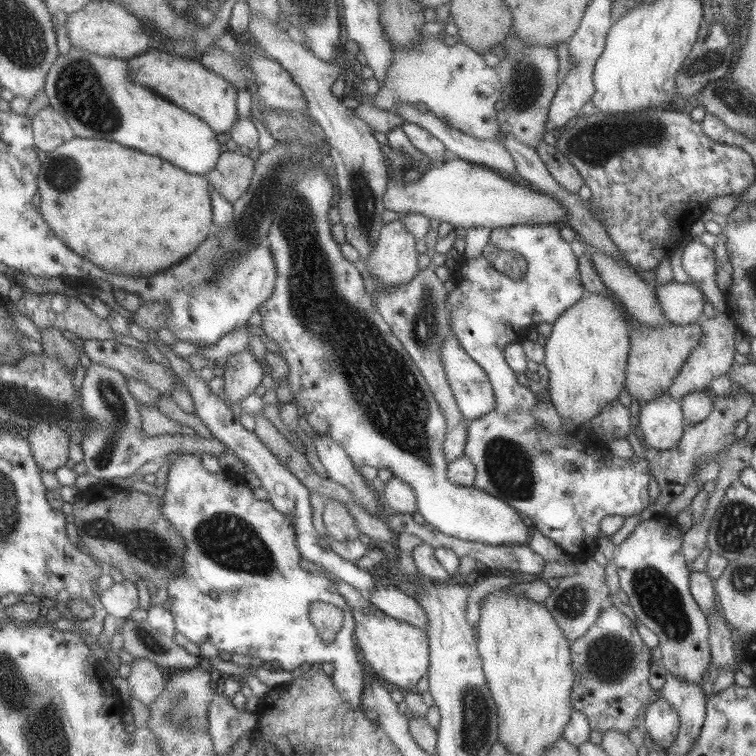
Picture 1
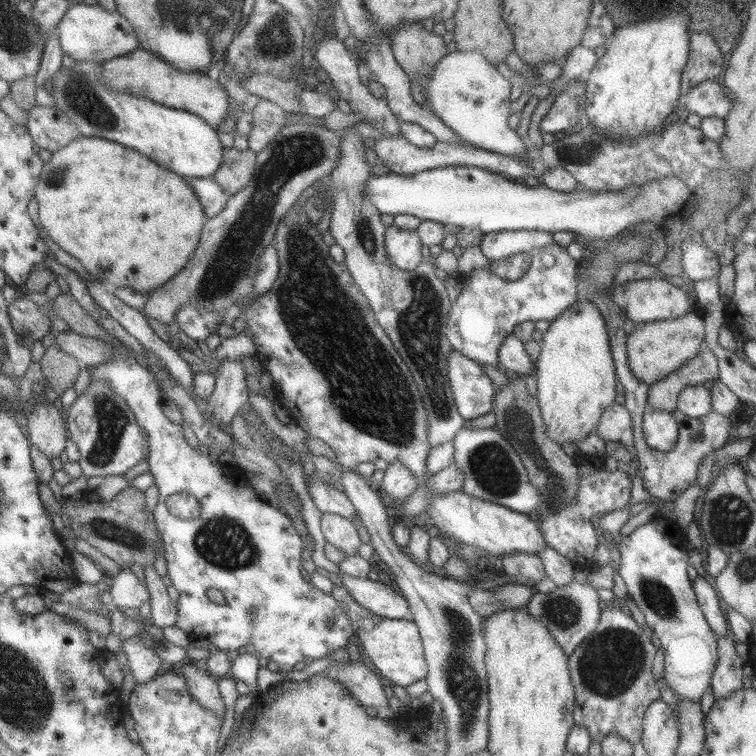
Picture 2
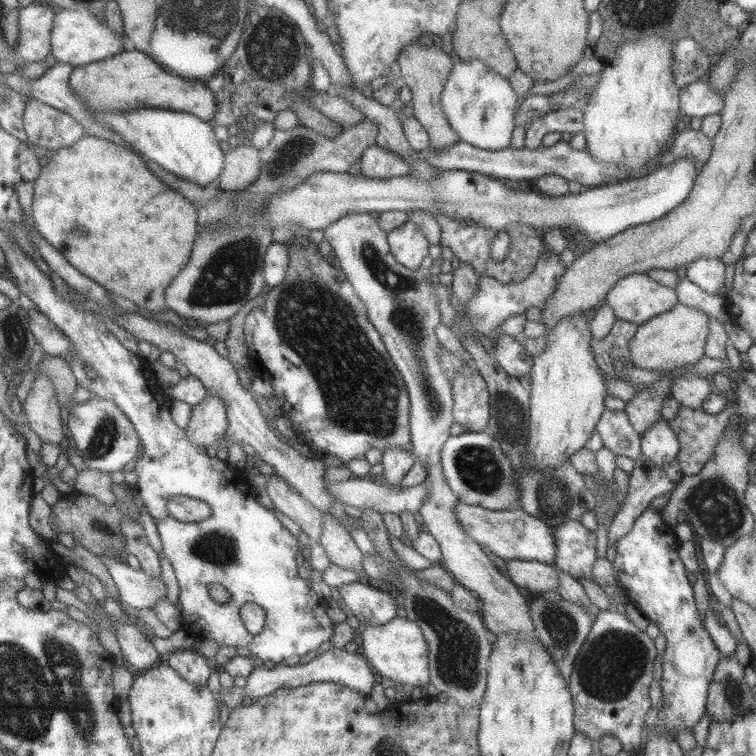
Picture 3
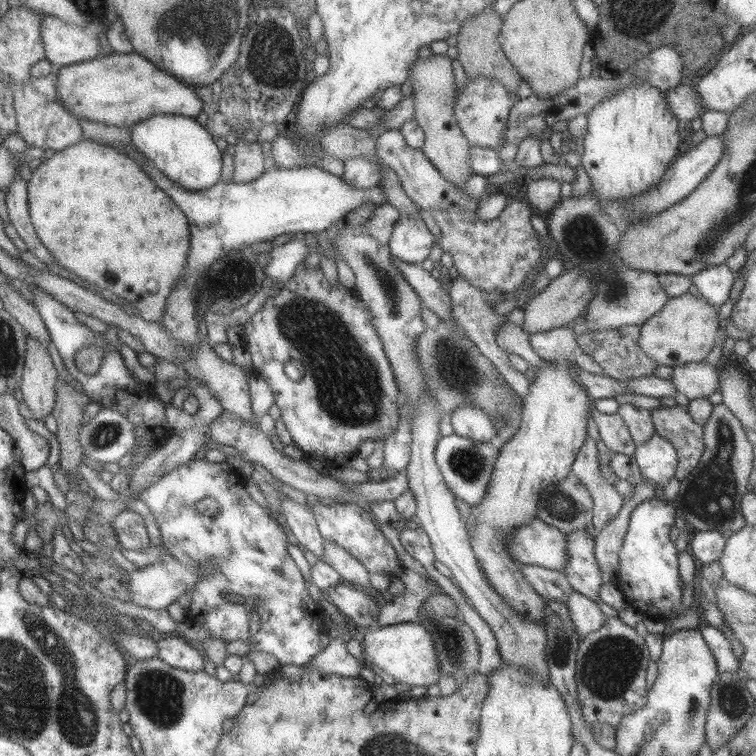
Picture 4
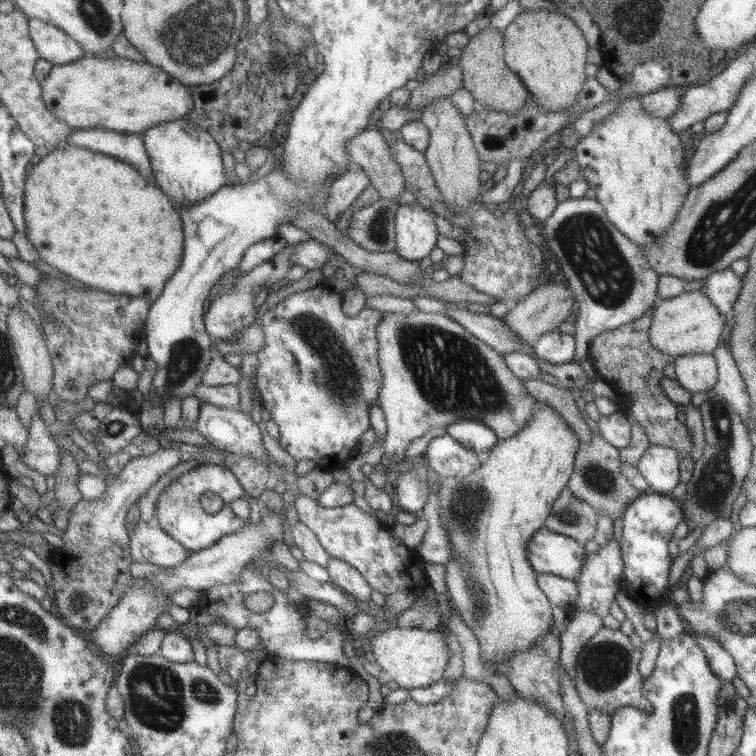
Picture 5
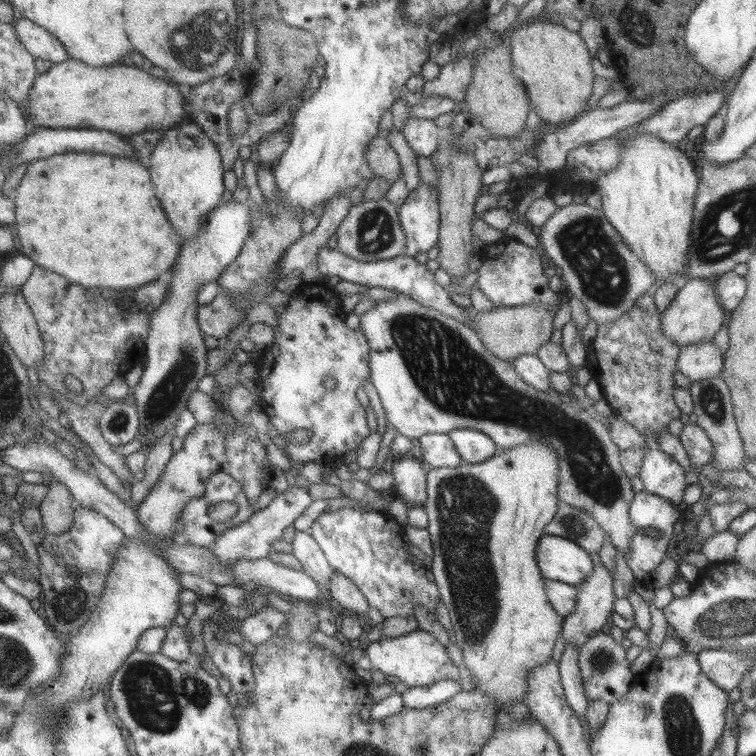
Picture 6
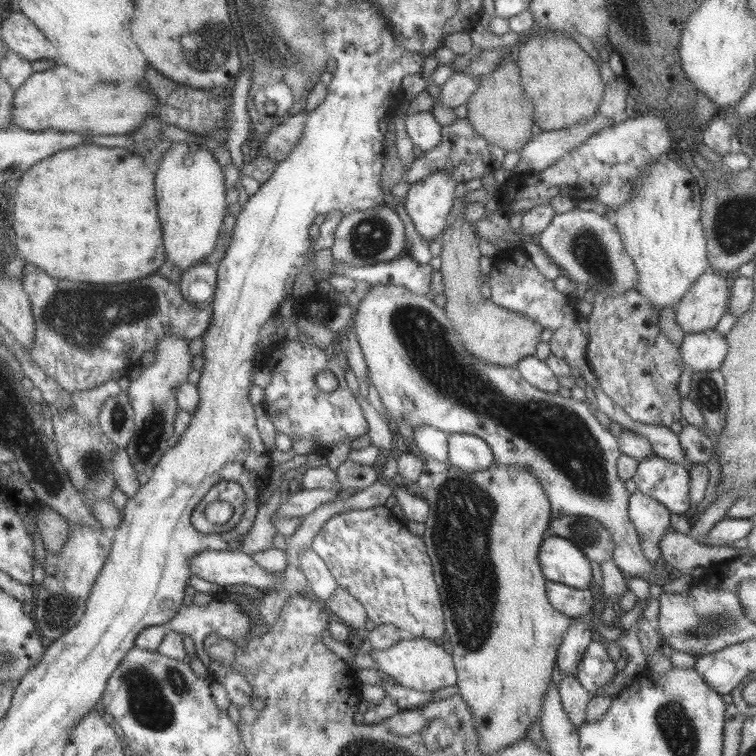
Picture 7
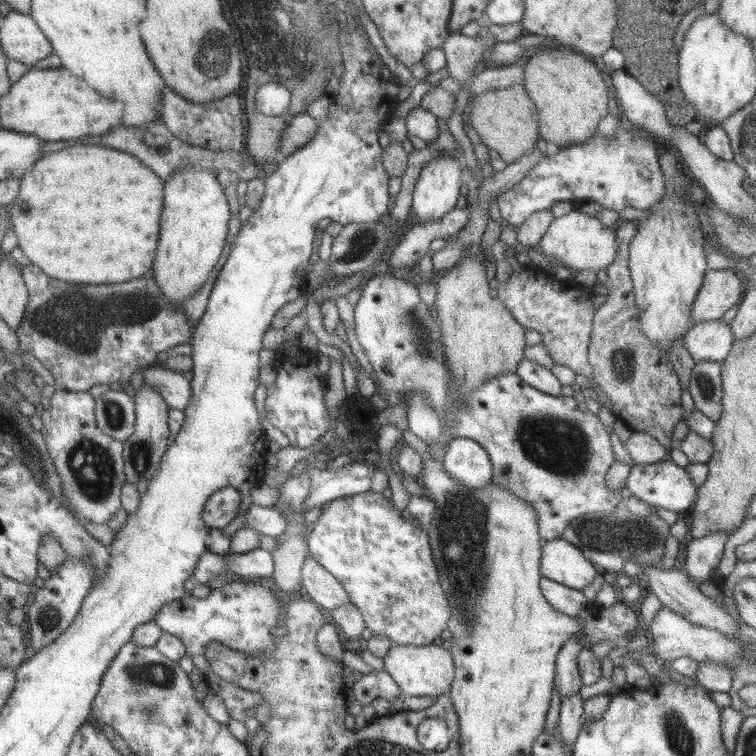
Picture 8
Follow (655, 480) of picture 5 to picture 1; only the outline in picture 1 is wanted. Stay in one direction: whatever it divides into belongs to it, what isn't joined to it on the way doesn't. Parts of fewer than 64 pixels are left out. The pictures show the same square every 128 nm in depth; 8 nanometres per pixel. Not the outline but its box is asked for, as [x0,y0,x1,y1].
[638,393,684,449]

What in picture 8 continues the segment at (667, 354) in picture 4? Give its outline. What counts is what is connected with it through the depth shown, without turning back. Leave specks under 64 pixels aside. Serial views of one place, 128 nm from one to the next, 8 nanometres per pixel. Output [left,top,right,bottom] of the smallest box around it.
[691,270,744,324]

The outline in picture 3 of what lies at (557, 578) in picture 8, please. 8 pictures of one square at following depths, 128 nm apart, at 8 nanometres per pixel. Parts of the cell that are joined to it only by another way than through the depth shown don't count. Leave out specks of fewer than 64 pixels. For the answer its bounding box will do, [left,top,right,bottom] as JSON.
[453,501,556,565]

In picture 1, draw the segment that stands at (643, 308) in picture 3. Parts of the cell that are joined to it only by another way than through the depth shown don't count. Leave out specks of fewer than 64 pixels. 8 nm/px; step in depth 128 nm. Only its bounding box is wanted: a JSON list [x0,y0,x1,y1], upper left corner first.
[653,281,706,325]

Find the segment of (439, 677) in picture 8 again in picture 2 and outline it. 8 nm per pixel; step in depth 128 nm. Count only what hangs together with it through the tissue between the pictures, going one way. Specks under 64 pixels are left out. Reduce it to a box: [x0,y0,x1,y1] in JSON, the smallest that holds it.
[330,586,428,687]

